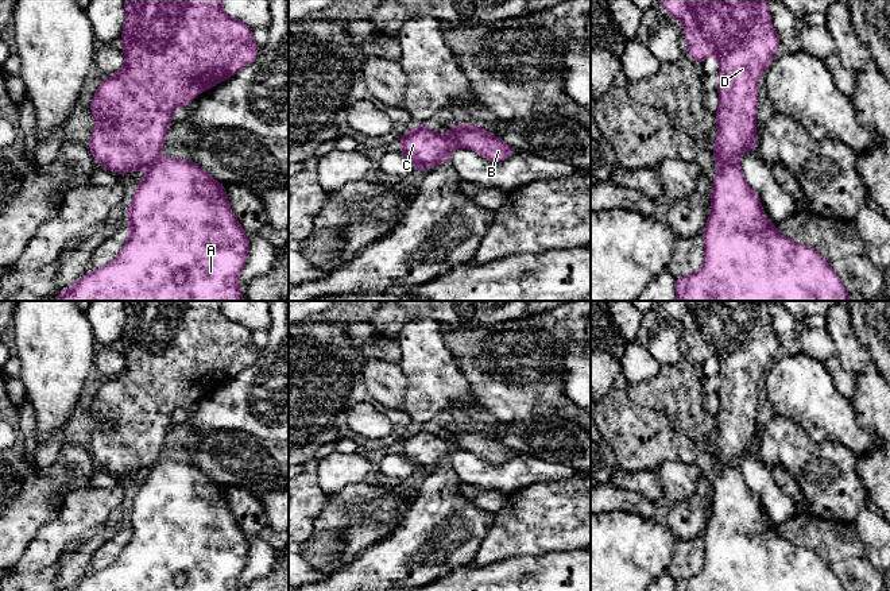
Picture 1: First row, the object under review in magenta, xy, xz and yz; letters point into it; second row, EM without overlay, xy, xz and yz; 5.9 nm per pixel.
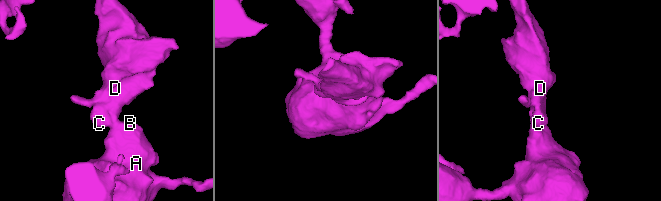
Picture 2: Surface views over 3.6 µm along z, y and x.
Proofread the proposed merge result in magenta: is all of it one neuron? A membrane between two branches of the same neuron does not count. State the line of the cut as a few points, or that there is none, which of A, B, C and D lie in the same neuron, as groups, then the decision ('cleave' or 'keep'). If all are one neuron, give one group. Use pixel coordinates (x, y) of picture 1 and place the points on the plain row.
cut in xz along (459, 428), (455, 448); A B / C D; cleave

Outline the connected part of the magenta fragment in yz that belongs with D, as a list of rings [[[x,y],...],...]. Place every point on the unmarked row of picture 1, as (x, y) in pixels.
[[[659,301],[673,320],[682,324],[688,358],[699,367],[715,356],[719,363],[720,407],[716,416],[719,437],[713,445],[716,466],[739,463],[743,455],[758,451],[758,382],[774,363],[779,339],[771,328],[766,301]]]

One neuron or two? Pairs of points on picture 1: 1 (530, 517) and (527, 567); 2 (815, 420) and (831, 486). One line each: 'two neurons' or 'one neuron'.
1: two neurons
2: two neurons

